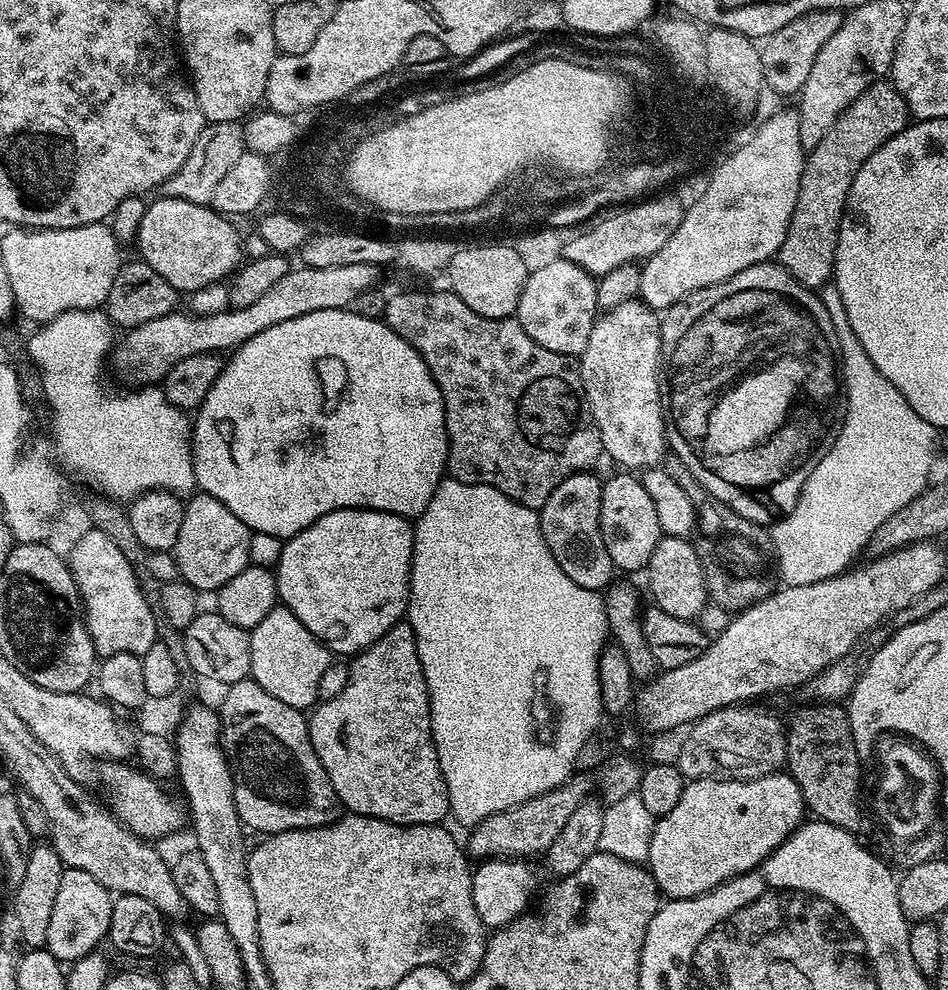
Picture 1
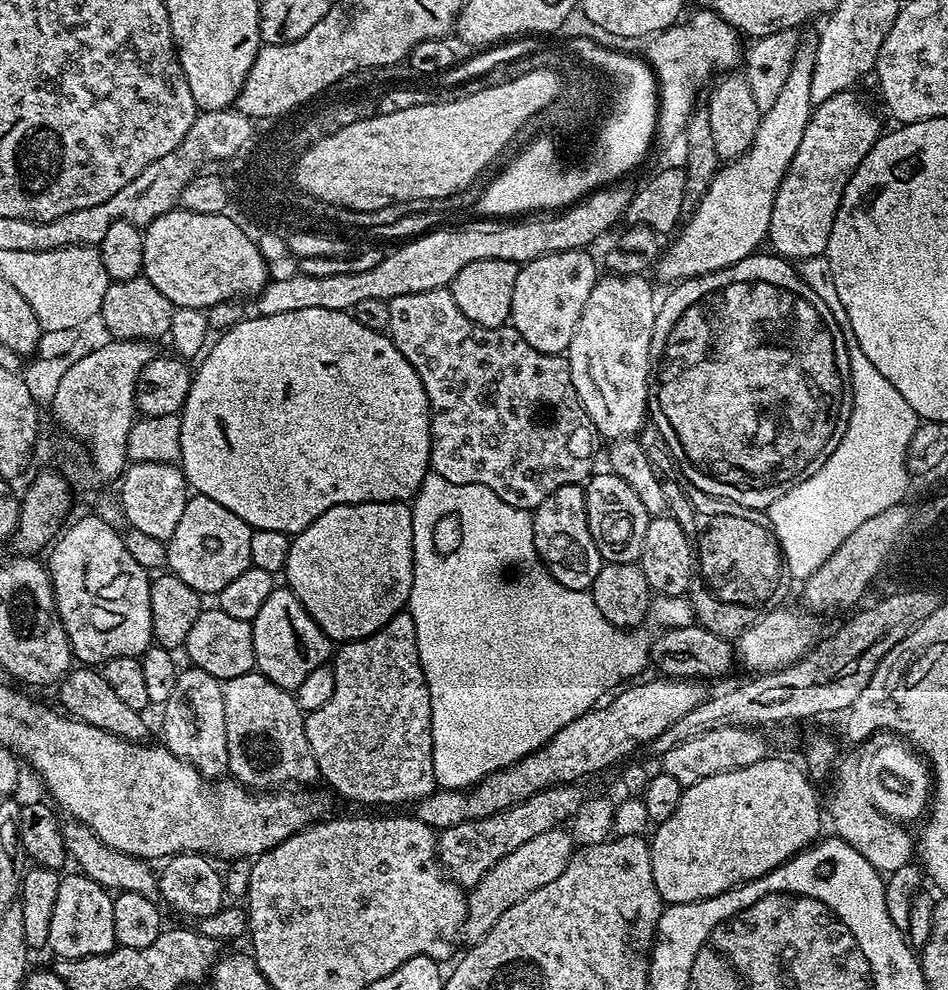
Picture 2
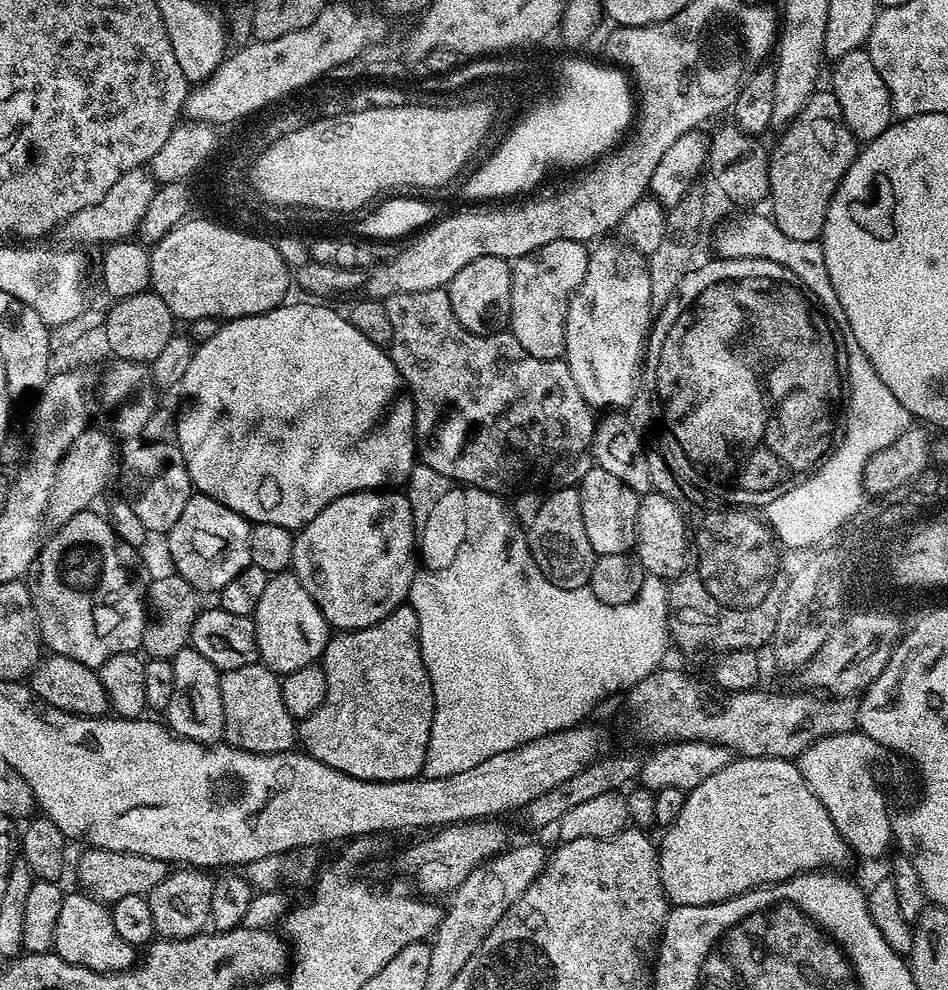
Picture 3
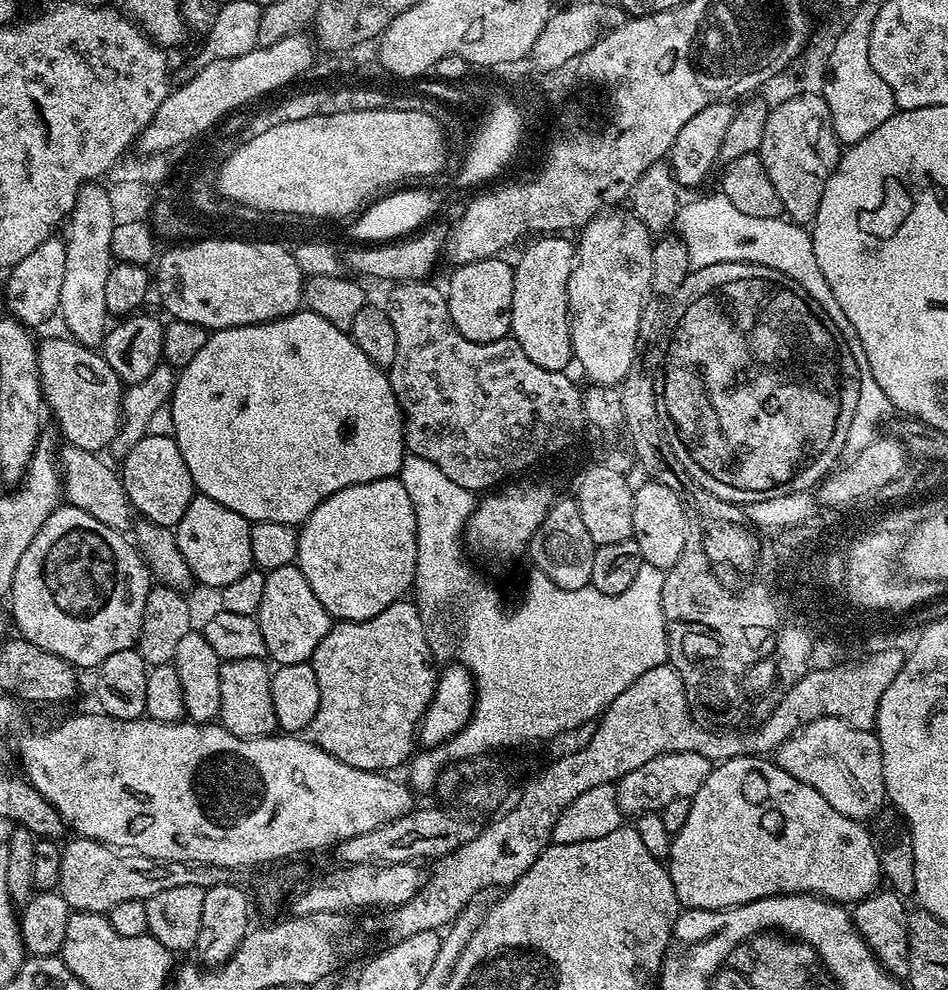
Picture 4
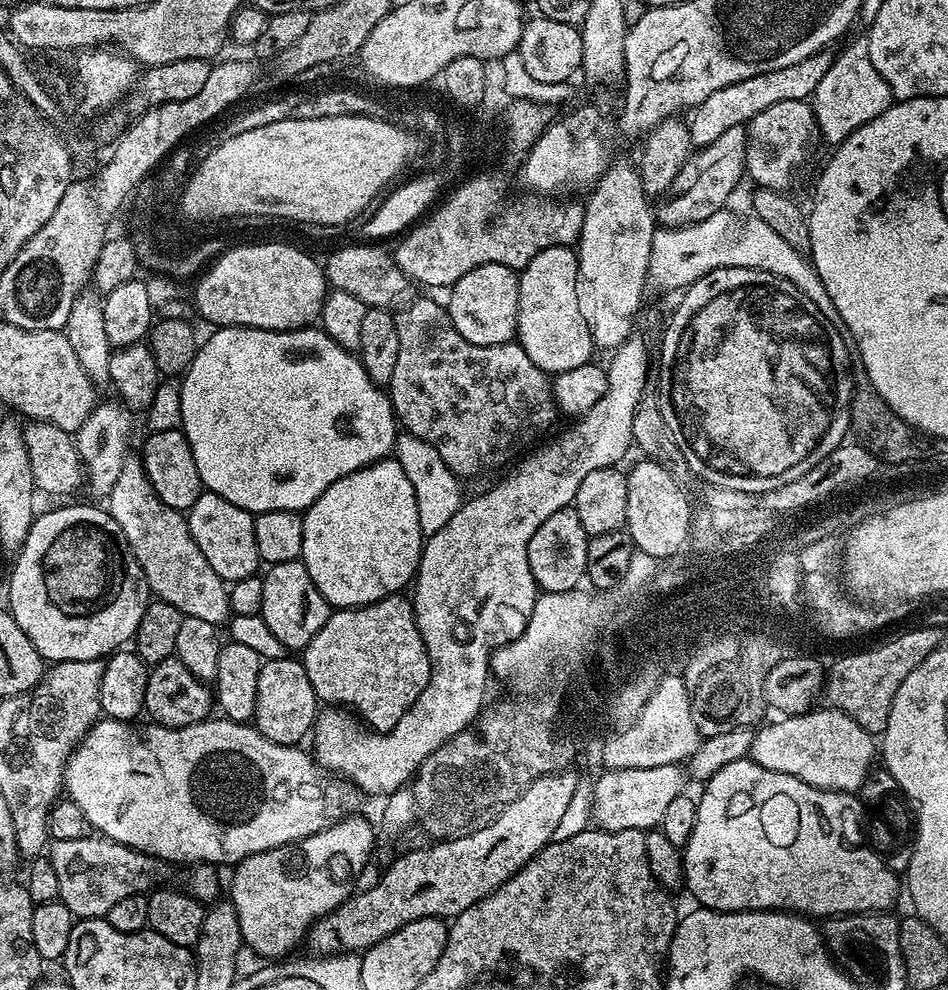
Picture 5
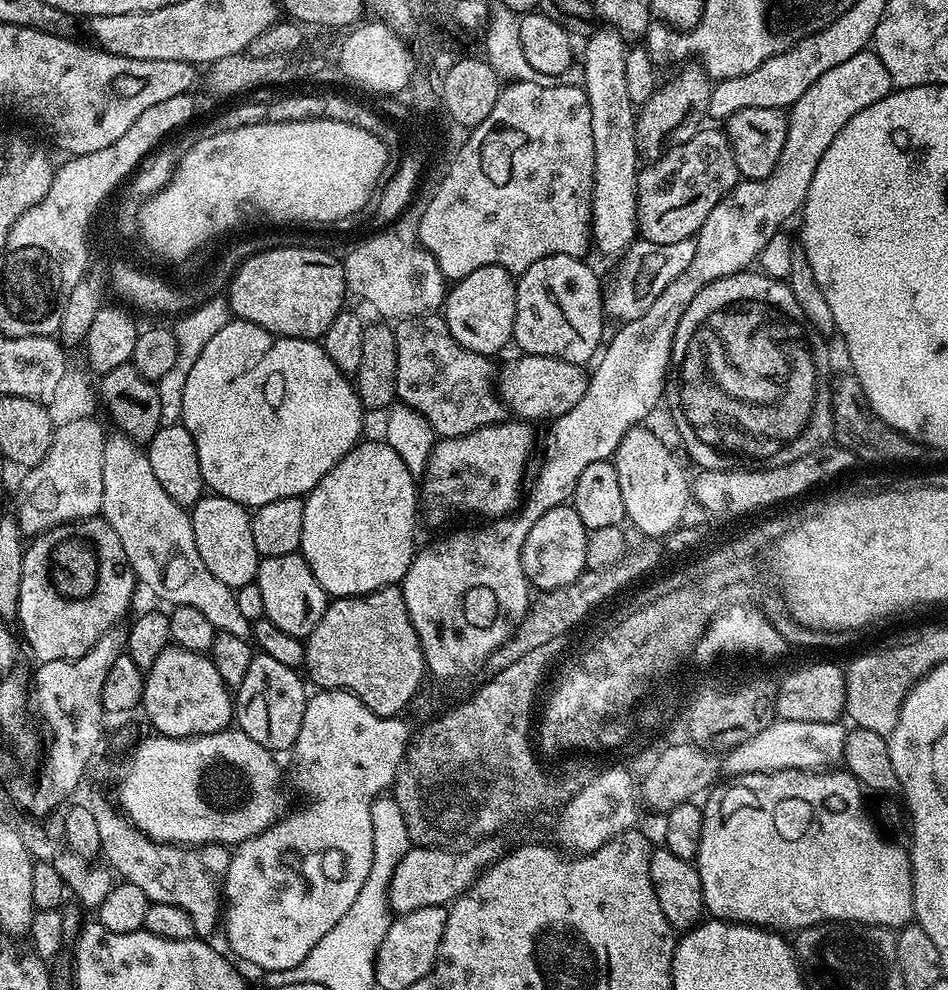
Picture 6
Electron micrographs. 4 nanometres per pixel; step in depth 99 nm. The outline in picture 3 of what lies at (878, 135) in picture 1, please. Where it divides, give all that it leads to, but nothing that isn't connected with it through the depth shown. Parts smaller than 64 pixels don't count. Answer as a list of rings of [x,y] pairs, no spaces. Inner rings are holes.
[[[817,90],[777,136],[780,137],[776,145],[771,145],[768,157],[770,215],[778,230],[789,238],[798,238],[798,242],[820,240],[830,198],[856,157],[856,135],[846,126],[835,94],[831,90]]]

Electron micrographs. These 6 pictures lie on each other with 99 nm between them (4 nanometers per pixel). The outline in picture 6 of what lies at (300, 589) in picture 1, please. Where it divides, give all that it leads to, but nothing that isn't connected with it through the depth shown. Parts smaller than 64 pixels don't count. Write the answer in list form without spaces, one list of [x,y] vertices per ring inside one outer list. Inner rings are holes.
[[[365,439],[363,442],[357,444],[355,448],[352,448],[351,451],[347,452],[338,462],[338,466],[334,466],[334,470],[330,470],[330,474],[326,474],[322,478],[322,482],[318,482],[318,486],[314,486],[314,490],[307,493],[304,500],[302,542],[300,543],[299,553],[310,566],[314,578],[318,578],[318,582],[324,587],[324,591],[332,598],[365,596],[383,588],[399,585],[406,574],[406,570],[410,570],[410,562],[416,557],[418,551],[418,543],[416,544],[416,508],[418,512],[417,477],[413,476],[410,470],[406,470],[406,462],[402,462],[402,458],[398,458],[398,454],[394,454],[392,447],[385,444],[383,439],[367,440]]]

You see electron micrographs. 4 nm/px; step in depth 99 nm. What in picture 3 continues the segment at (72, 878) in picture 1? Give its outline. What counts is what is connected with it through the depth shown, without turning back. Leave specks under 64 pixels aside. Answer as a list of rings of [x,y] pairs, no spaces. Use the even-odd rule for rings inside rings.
[[[69,891],[65,895],[62,910],[58,913],[58,926],[54,930],[54,951],[62,958],[66,958],[66,962],[90,966],[90,970],[98,970],[99,972],[121,972],[137,963],[137,949],[130,942],[126,942],[126,938],[121,938],[118,935],[118,930],[114,930],[111,911],[99,900],[93,900],[87,892],[75,891]]]

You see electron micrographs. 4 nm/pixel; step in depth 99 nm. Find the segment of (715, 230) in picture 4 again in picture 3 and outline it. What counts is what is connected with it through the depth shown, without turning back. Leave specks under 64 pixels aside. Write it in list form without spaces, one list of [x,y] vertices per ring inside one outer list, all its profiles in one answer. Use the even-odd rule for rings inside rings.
[[[771,215],[744,216],[740,224],[732,224],[720,232],[716,240],[715,255],[721,260],[769,260],[778,262],[786,270],[794,274],[822,302],[822,306],[829,314],[842,313],[842,302],[838,302],[838,294],[834,294],[834,286],[830,286],[830,274],[826,270],[826,254],[820,240],[810,242],[798,242],[798,238],[789,238],[778,230],[776,221]]]

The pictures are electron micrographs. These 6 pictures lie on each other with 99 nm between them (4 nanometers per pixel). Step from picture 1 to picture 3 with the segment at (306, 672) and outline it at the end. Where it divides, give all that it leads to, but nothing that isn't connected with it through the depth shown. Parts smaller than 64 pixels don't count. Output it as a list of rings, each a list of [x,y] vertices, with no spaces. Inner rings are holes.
[[[291,571],[269,575],[266,591],[258,601],[258,610],[254,619],[259,663],[265,664],[269,670],[281,677],[289,676],[294,670],[302,670],[302,666],[317,663],[323,657],[330,639],[329,622],[322,614],[322,610],[318,610],[314,598],[306,594],[306,586],[302,586],[302,582],[298,582],[298,578]]]

